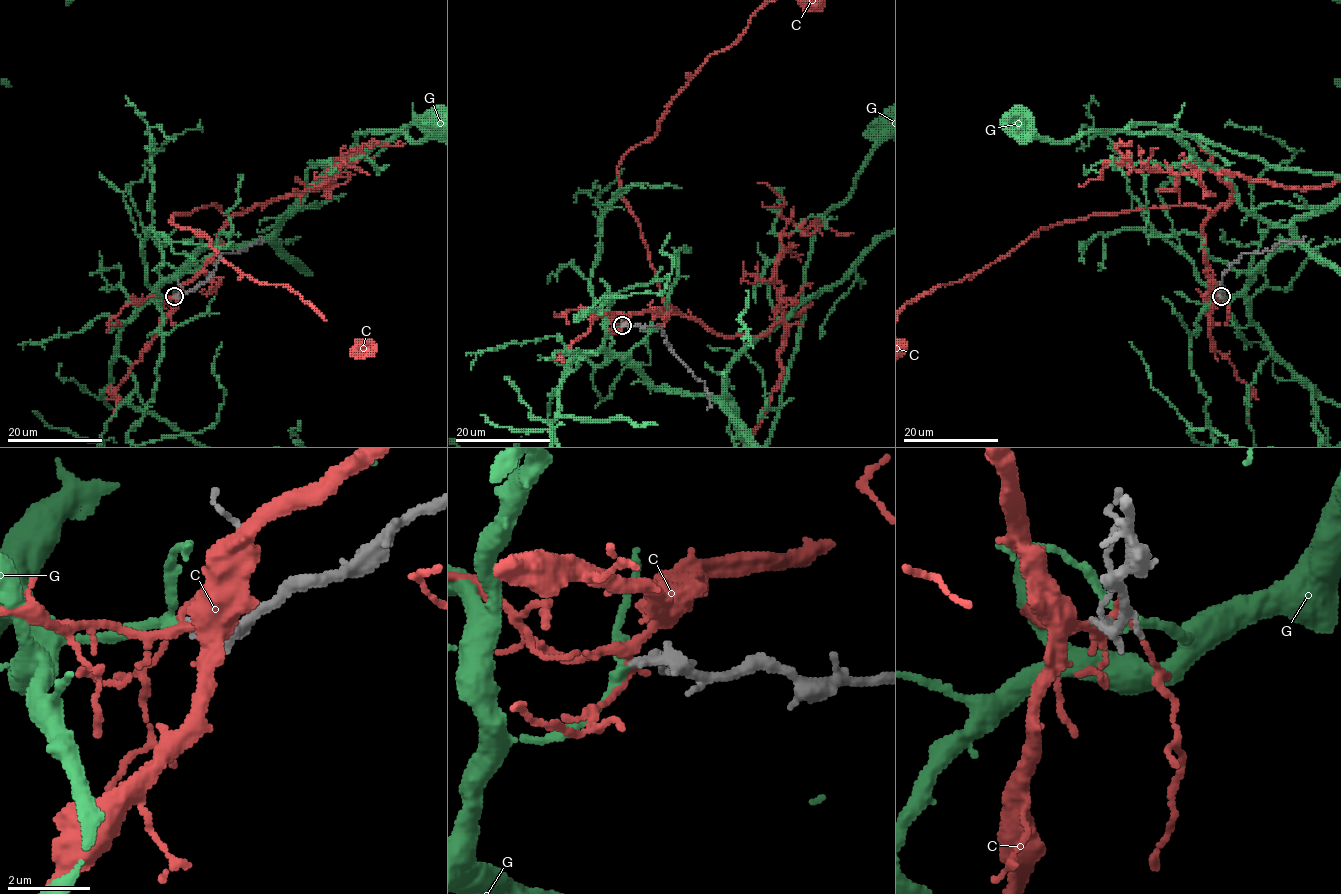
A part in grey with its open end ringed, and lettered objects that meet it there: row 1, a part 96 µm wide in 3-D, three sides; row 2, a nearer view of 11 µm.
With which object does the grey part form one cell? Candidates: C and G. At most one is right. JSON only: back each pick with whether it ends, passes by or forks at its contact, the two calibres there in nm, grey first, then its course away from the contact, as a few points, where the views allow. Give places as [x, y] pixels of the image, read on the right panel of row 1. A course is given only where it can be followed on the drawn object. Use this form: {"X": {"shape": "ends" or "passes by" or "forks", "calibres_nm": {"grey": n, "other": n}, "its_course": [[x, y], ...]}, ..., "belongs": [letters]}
{"belongs": []}

